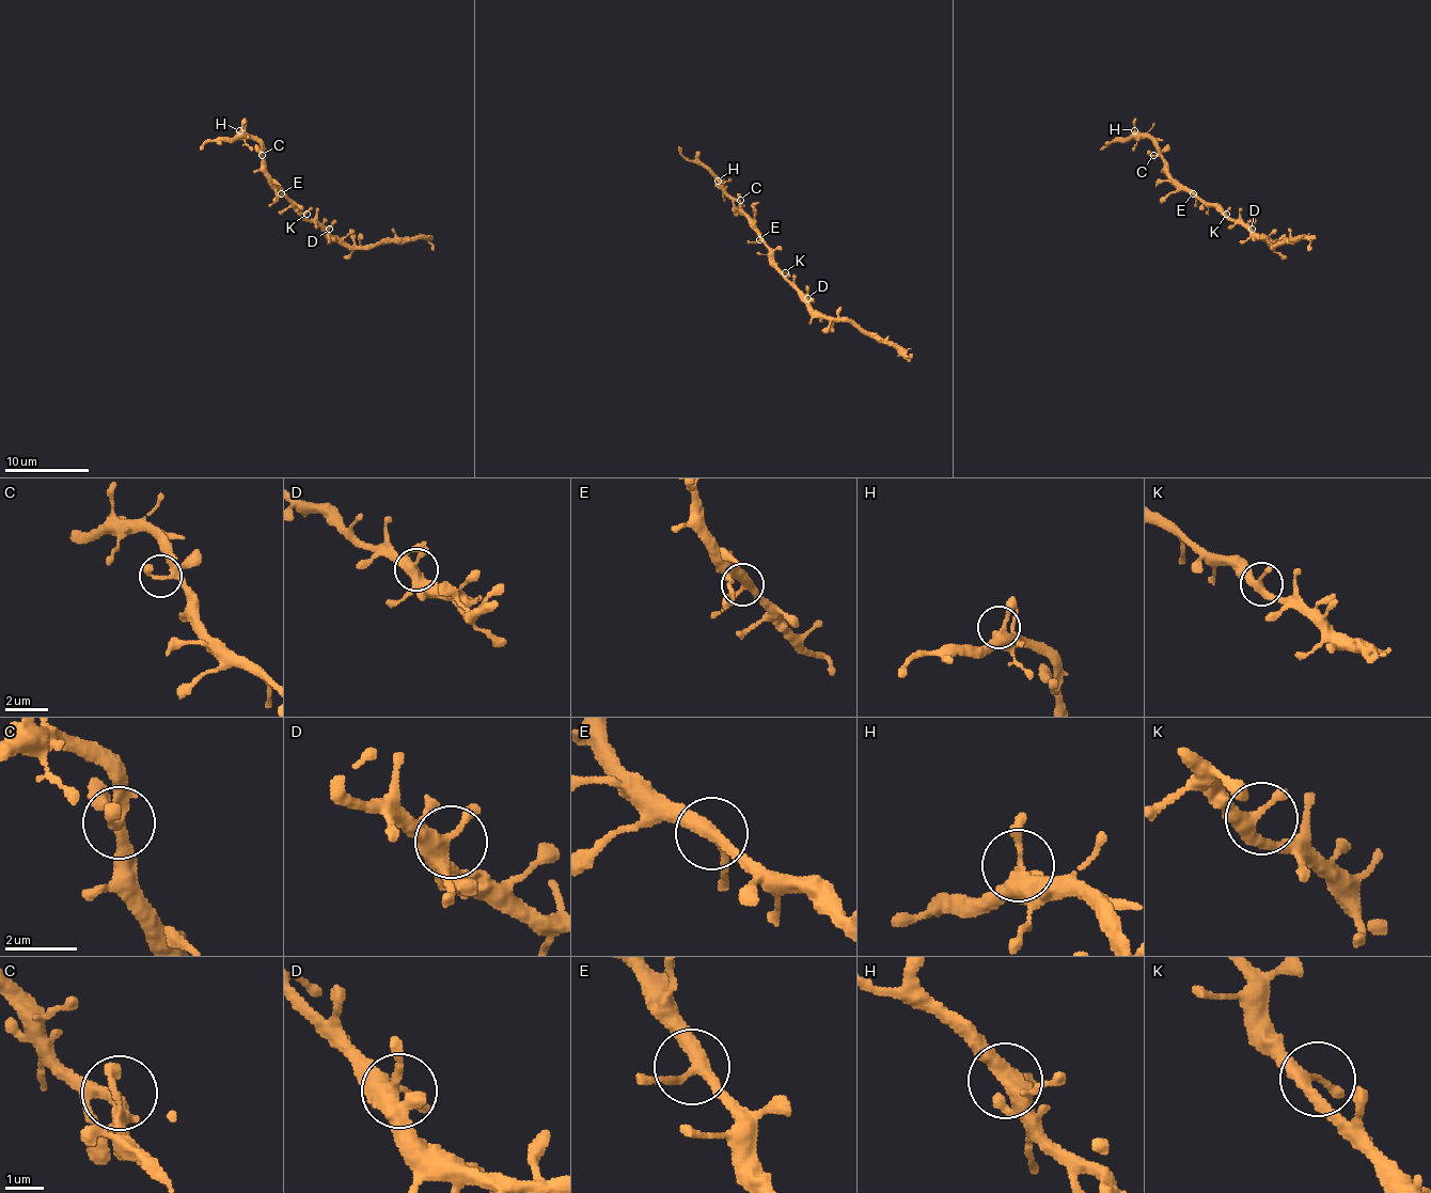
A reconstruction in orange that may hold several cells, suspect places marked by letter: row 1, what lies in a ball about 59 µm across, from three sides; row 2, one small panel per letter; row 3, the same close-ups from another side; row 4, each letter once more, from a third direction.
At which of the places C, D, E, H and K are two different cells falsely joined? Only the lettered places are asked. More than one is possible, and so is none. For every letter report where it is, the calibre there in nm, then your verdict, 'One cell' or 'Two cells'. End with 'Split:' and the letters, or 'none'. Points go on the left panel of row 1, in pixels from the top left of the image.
C: Place: (262, 155). Thickness 220 nm. One cell
D: Place: (329, 229). Thickness 400 nm. One cell
E: Place: (281, 193). Thickness 300 nm. One cell
H: Place: (239, 130). Thickness 360 nm. One cell
K: Place: (307, 214). Thickness 360 nm. One cell
Split: none

